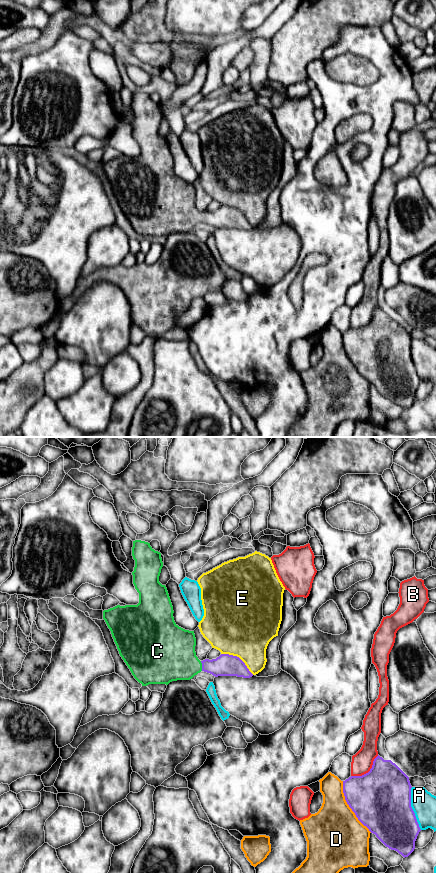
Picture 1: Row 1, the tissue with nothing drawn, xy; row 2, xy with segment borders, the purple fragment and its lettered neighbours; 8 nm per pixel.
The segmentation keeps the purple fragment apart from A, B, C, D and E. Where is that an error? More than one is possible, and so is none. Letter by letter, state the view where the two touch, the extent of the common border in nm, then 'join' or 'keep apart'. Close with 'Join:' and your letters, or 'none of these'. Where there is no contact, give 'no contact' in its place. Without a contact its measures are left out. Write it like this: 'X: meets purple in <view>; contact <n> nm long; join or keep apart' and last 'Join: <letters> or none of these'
A: meets purple in xy; contact 360 nm long; keep apart
B: meets purple in xy; contact 280 nm long; keep apart
C: meets purple in xy; contact 80 nm long; join
D: meets purple in xy; contact 480 nm long; keep apart
E: meets purple in xy; contact 320 nm long; keep apart
Join: C

